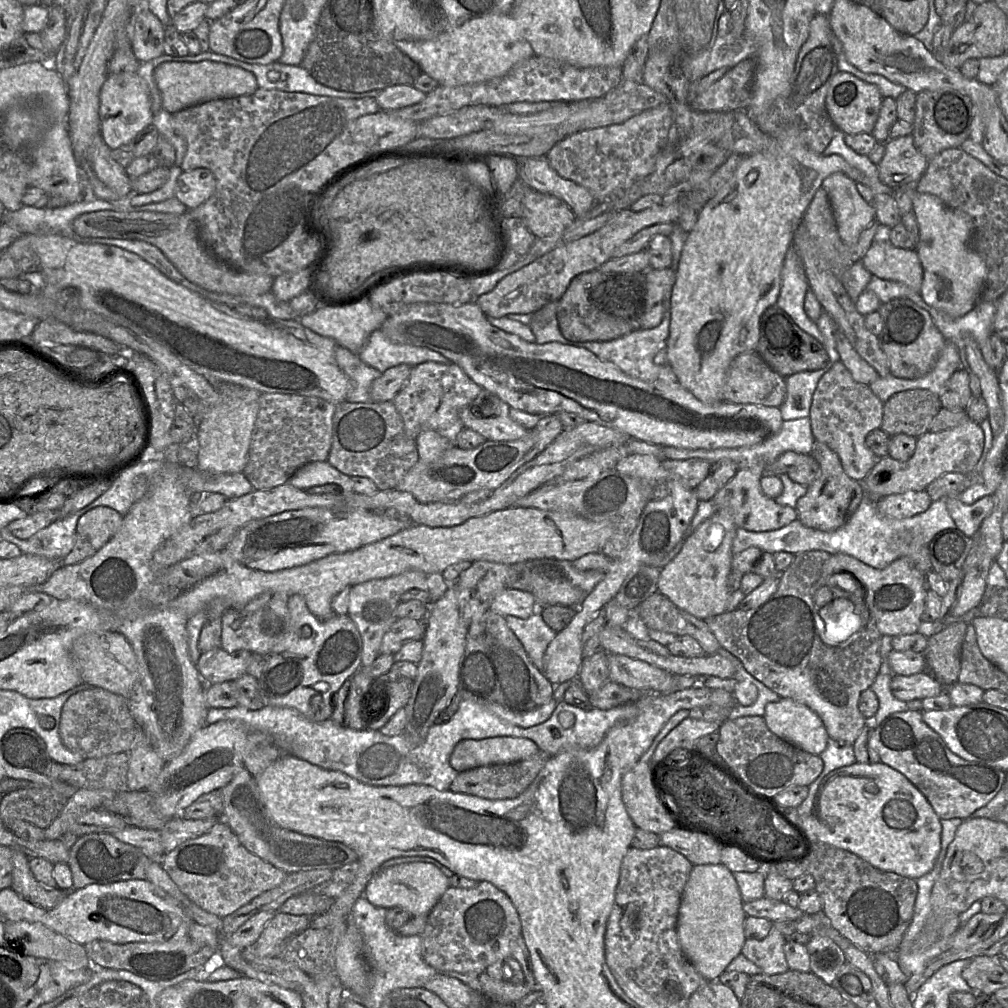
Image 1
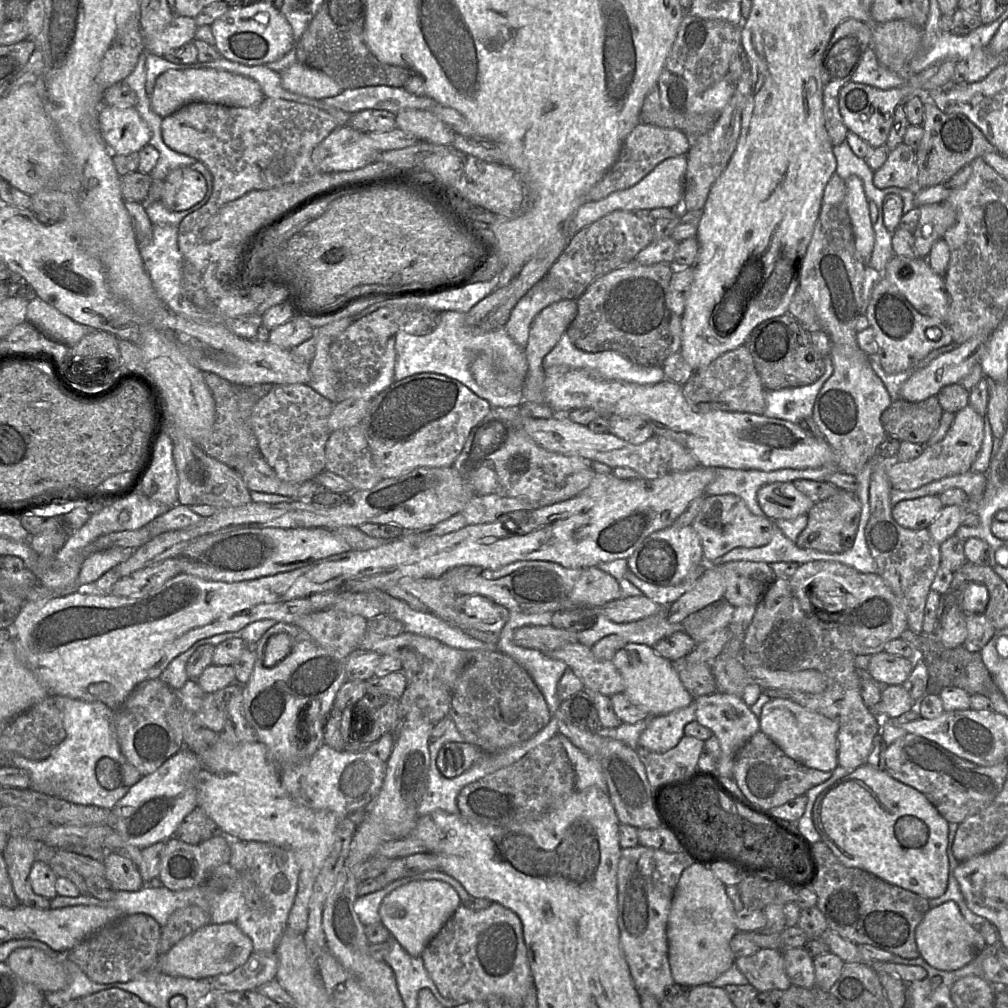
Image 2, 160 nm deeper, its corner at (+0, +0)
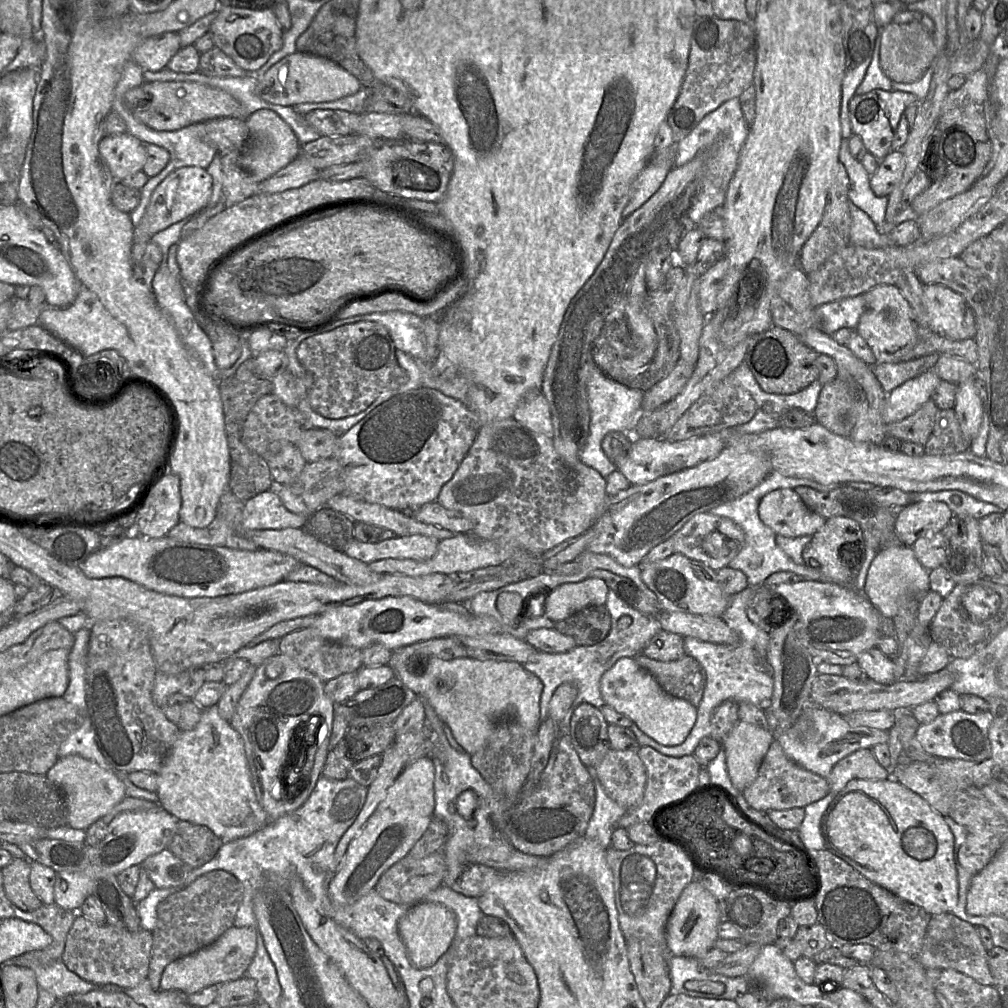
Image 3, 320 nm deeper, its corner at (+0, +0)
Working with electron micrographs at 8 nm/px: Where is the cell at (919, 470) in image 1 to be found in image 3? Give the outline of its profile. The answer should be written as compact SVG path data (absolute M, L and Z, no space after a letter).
M975 377L958 384L954 406L961 431L970 441L977 435L984 413L974 382Z

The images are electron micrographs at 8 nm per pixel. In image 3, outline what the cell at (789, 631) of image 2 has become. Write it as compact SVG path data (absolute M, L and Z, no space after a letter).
M860 749L841 759L826 777L830 791L839 793L853 779L885 780L890 777L873 755L872 749Z

